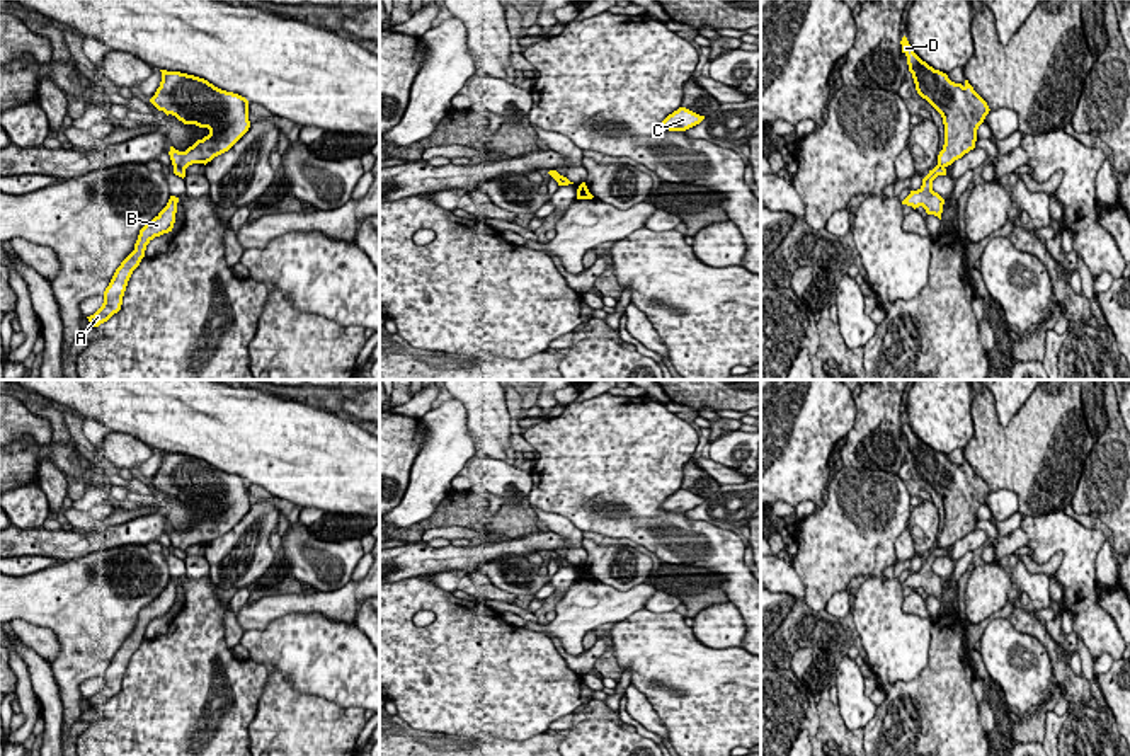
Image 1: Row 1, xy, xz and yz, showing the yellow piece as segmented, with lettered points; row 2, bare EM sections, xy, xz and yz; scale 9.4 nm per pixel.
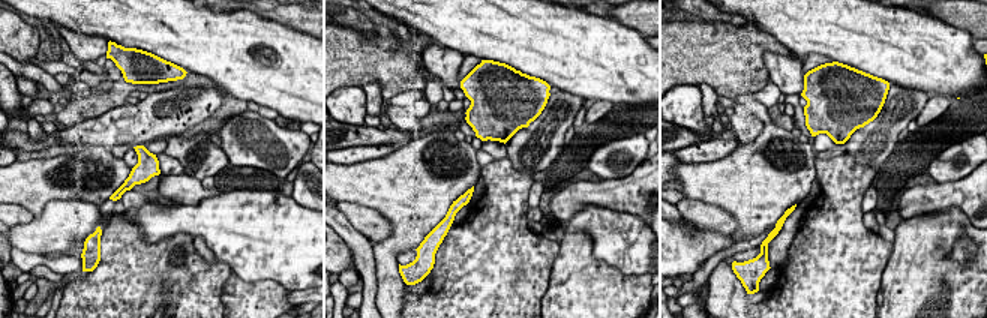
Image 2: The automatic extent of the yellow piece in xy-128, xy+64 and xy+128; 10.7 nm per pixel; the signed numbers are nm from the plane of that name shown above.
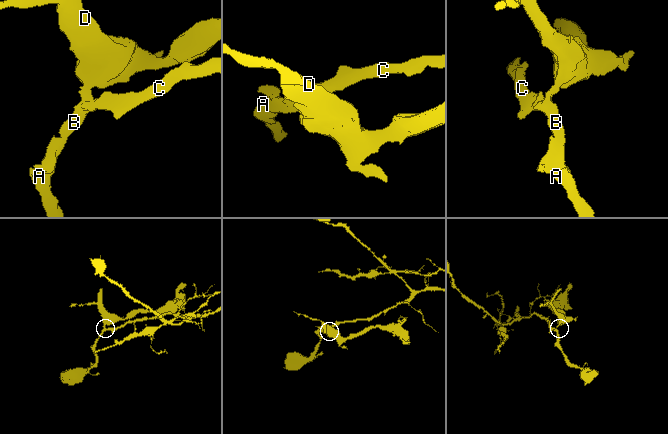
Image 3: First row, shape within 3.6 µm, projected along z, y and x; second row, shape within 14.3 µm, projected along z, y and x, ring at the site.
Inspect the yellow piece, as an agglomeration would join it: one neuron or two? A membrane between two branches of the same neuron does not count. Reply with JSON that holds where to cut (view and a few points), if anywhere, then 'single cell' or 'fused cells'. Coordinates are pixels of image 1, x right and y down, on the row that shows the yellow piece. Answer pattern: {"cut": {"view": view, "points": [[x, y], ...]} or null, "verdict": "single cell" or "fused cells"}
{"cut": {"view": "yz", "points": [[938, 164], [943, 167]]}, "verdict": "fused cells"}

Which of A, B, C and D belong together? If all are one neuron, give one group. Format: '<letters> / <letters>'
A B C / D

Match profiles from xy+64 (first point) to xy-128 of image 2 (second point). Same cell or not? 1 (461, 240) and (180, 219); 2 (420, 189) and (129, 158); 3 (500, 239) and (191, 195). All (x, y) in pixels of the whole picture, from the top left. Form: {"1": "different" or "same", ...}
{"1": "different", "2": "different", "3": "different"}

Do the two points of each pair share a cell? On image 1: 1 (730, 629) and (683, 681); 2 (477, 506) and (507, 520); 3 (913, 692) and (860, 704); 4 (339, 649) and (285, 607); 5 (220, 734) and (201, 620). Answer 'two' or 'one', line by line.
1: two
2: one
3: two
4: two
5: one

